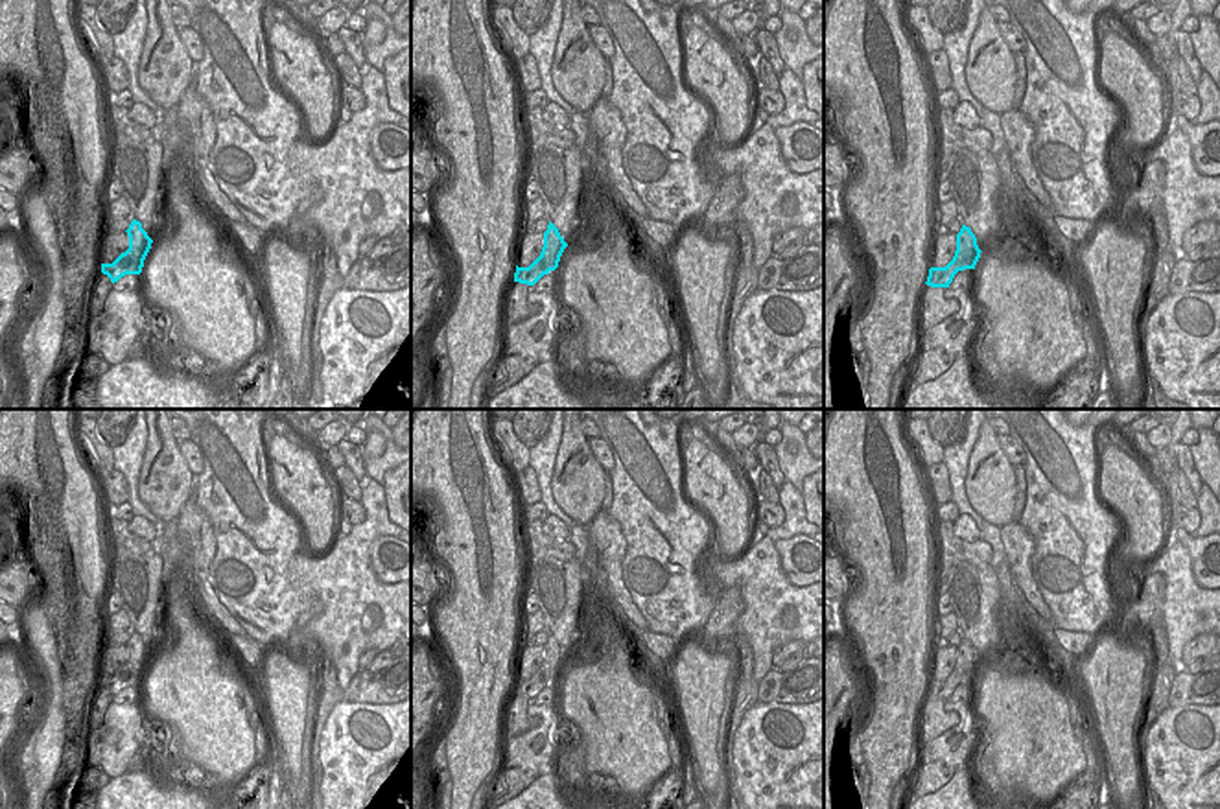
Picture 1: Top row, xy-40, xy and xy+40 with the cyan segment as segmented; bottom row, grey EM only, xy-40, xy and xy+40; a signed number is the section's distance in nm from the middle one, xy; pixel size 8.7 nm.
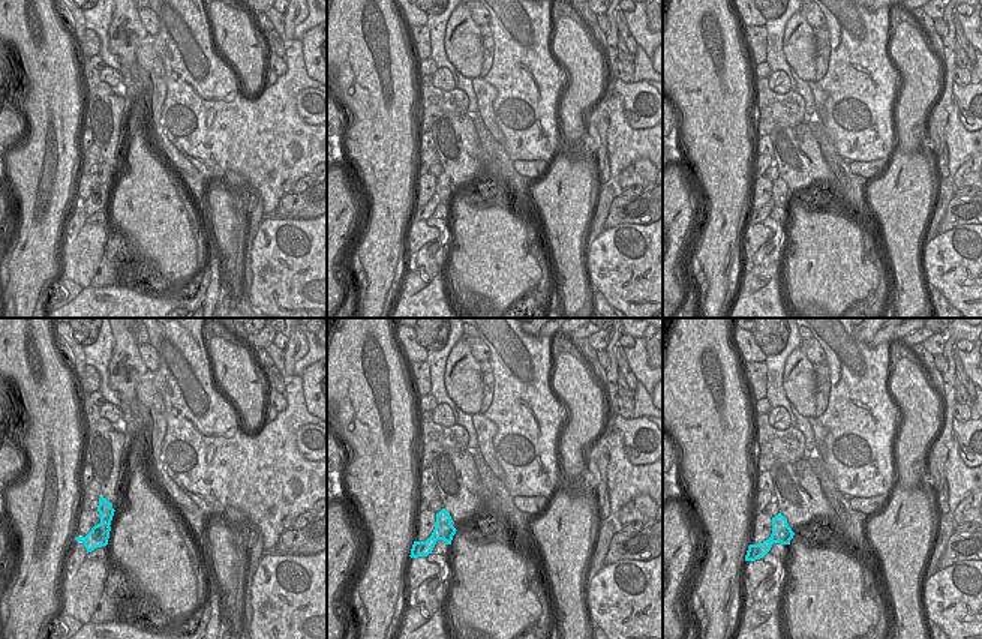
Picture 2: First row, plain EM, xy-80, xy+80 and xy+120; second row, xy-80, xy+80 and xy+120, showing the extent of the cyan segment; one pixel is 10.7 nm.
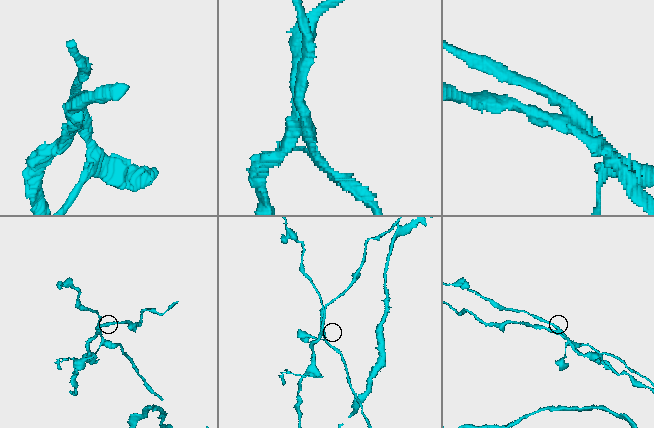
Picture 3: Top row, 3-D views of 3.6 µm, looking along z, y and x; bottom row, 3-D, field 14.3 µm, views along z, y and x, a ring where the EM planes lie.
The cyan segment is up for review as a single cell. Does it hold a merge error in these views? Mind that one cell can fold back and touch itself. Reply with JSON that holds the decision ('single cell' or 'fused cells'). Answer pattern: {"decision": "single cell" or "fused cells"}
{"decision": "fused cells"}

